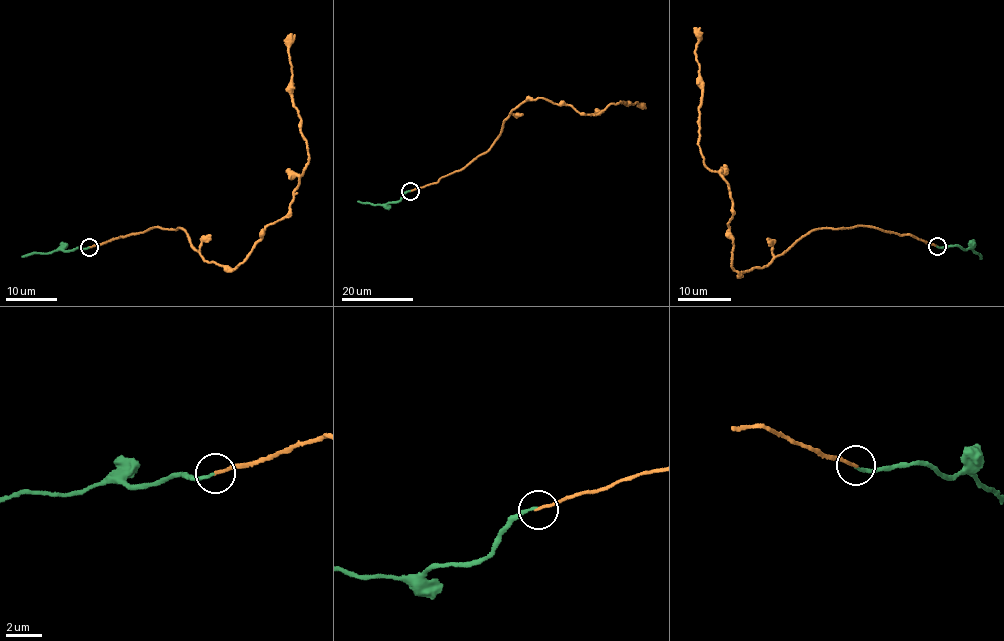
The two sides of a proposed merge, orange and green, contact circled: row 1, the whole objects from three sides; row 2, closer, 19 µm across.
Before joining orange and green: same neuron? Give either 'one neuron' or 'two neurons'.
one neuron

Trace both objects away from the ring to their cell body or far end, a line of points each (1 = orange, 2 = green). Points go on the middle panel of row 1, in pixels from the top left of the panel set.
1: (410, 191), (436, 183), (486, 153), (512, 109), (527, 100), (542, 97), (586, 115), (621, 102), (646, 108)
2: (410, 190), (398, 201), (386, 204), (357, 201)

